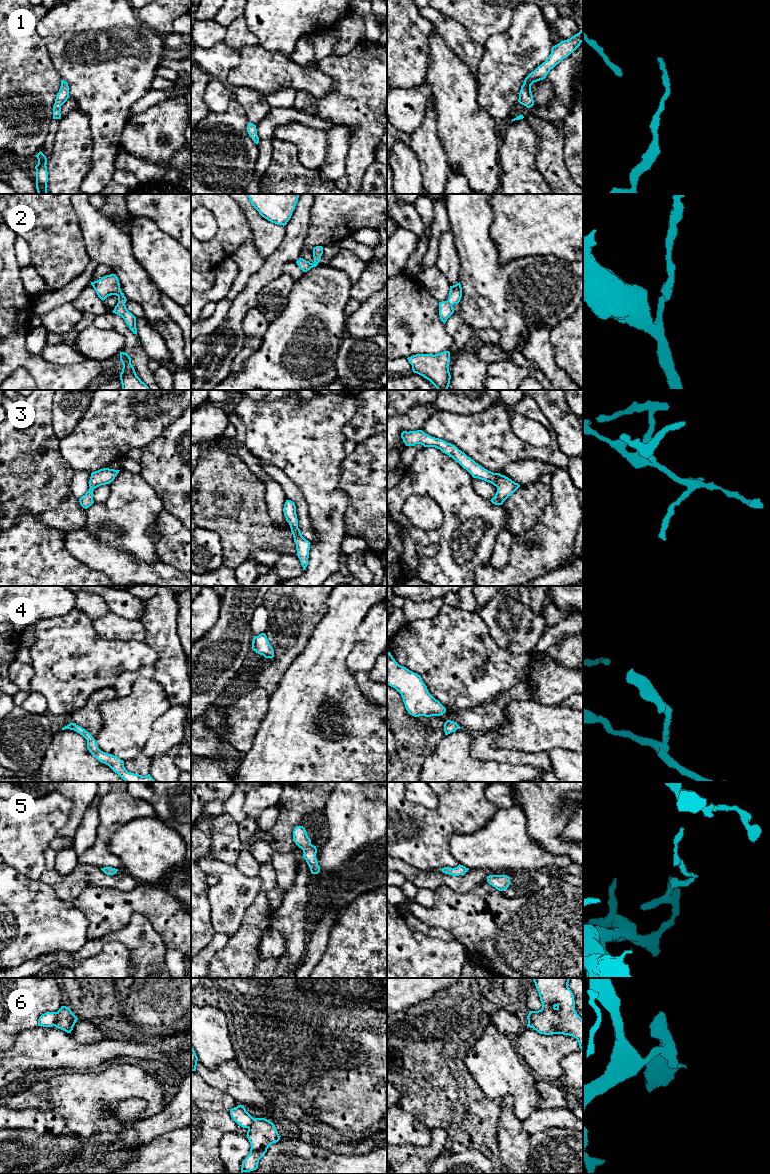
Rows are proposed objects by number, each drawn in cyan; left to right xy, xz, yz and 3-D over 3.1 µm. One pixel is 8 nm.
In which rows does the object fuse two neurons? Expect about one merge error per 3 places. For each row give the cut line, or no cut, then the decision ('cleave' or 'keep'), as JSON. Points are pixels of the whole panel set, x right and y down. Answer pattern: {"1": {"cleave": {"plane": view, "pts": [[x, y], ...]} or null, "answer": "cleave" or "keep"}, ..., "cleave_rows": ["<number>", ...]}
{"1": {"cleave": null, "answer": "keep"}, "2": {"cleave": null, "answer": "keep"}, "3": {"cleave": null, "answer": "keep"}, "4": {"cleave": null, "answer": "keep"}, "5": {"cleave": null, "answer": "keep"}, "6": {"cleave": {"plane": "xy", "pts": [[56, 1012], [54, 1025]]}, "answer": "cleave"}, "cleave_rows": ["6"]}

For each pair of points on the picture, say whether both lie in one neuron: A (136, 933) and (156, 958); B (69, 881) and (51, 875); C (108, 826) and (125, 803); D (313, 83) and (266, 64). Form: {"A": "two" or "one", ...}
{"A": "one", "B": "one", "C": "one", "D": "one"}

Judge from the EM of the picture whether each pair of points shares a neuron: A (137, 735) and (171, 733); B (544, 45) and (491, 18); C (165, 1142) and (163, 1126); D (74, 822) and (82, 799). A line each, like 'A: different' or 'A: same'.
A: different
B: different
C: different
D: same

